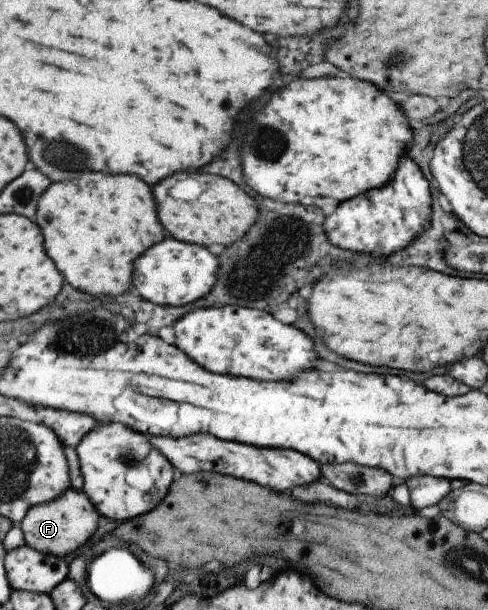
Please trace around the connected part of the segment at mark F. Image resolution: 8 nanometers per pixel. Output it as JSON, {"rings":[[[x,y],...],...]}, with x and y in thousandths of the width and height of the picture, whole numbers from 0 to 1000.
{"rings":[[[143,798],[123,815],[82,828],[66,828],[45,849],[39,861],[47,877],[49,893],[70,900],[78,907],[109,910],[137,916],[143,913],[143,903],[164,897],[193,870],[203,859],[205,843],[195,830],[172,811],[172,807],[156,805]]]}

